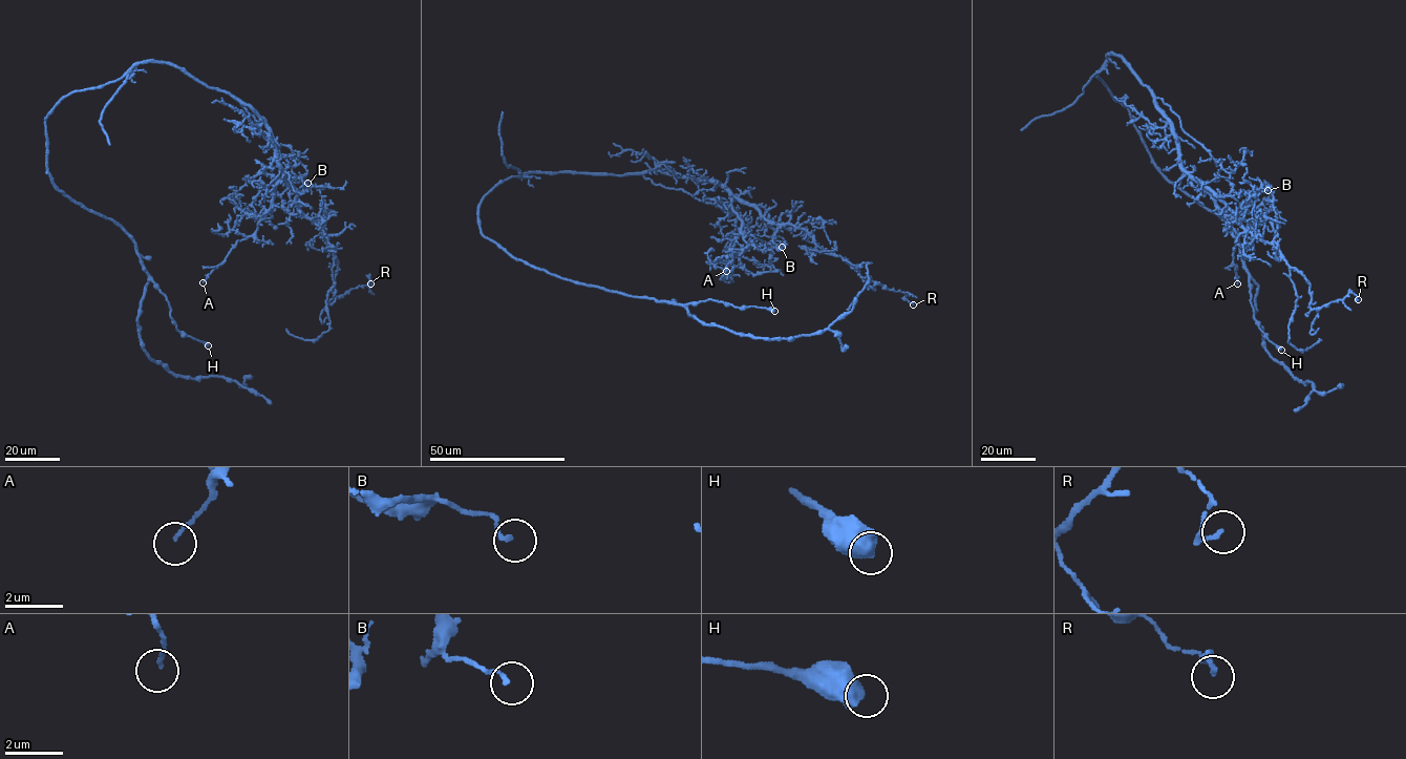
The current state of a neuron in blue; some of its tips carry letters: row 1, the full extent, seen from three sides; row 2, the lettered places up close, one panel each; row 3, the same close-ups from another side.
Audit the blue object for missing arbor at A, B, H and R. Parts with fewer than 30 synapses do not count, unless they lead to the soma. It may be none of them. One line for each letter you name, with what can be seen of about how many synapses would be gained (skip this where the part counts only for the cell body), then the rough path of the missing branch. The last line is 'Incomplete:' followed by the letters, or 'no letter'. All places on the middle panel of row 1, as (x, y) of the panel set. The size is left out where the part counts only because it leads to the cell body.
Incomplete: no letter

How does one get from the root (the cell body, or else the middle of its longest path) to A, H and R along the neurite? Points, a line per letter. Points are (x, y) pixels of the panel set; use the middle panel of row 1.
A: (497, 185), (550, 172), (667, 171), (714, 181), (728, 193), (747, 245), (726, 271)
H: (497, 185), (478, 209), (482, 233), (538, 269), (656, 300), (686, 304), (711, 299), (774, 311)
R: (497, 185), (550, 172), (667, 171), (714, 181), (771, 223), (803, 228), (818, 251), (903, 292), (913, 304)

